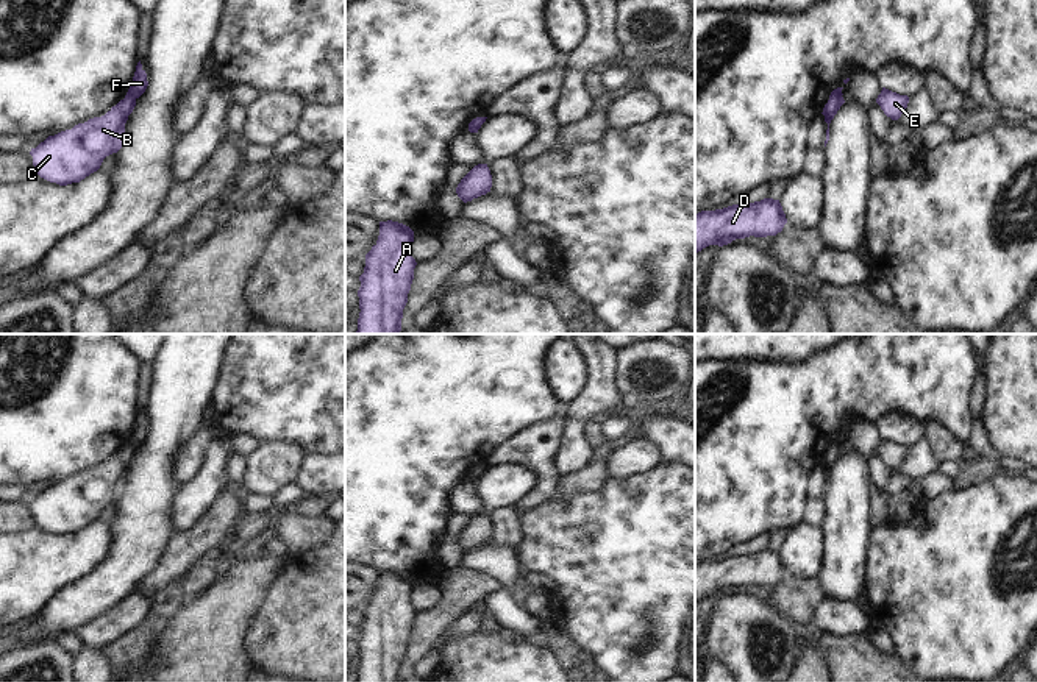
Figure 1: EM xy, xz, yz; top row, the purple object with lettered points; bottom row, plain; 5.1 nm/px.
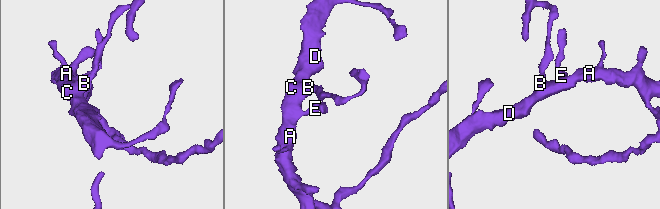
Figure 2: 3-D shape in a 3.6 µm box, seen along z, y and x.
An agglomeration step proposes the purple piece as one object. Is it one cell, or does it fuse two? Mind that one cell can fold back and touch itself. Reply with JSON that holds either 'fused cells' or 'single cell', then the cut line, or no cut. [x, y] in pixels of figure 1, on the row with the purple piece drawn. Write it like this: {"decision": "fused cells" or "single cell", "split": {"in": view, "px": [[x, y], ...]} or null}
{"decision": "fused cells", "split": {"in": "xy", "px": [[125, 97], [135, 99]]}}

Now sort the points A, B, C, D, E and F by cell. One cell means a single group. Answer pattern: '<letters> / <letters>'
A B C D E / F

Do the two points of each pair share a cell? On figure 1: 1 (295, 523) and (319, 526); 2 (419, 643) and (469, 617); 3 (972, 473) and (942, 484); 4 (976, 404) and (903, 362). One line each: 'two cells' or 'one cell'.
1: one cell
2: two cells
3: two cells
4: two cells

